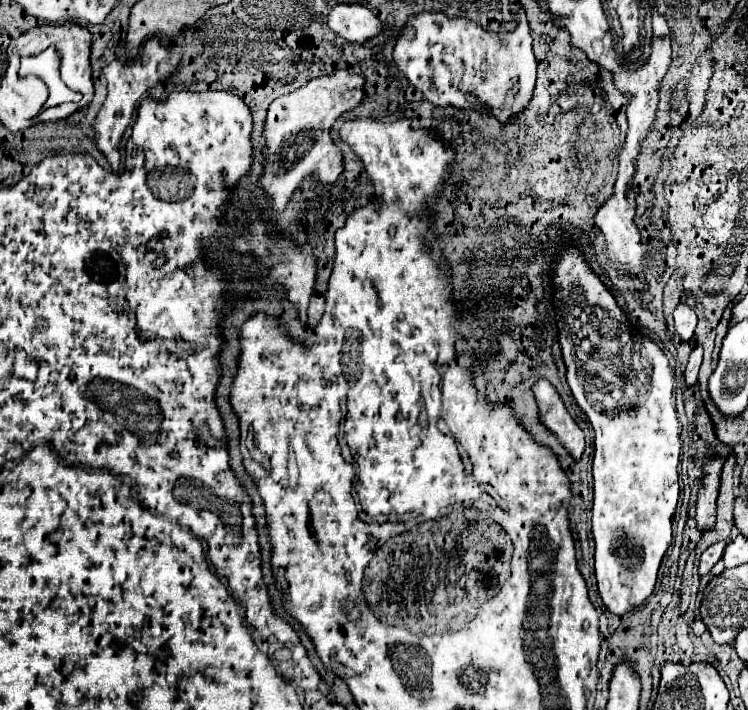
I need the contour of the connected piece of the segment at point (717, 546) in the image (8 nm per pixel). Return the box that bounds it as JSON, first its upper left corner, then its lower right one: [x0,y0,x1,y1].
[700,541,726,575]

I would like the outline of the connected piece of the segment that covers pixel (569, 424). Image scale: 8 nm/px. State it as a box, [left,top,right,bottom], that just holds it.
[532,379,584,459]

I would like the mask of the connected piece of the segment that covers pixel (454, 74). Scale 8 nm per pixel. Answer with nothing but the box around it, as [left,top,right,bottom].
[392,11,536,123]

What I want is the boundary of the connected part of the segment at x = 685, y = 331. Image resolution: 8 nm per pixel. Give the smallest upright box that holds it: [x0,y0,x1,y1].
[674,305,696,341]

